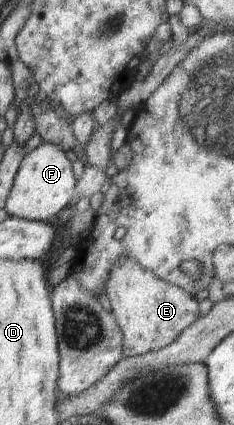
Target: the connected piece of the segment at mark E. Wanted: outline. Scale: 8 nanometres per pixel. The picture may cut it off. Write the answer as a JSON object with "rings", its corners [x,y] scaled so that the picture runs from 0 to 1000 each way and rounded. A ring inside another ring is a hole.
{"rings":[[[517,607],[470,633],[449,678],[470,732],[526,781],[526,842],[585,840],[735,809],[859,741],[833,699],[615,635],[568,607]]]}

